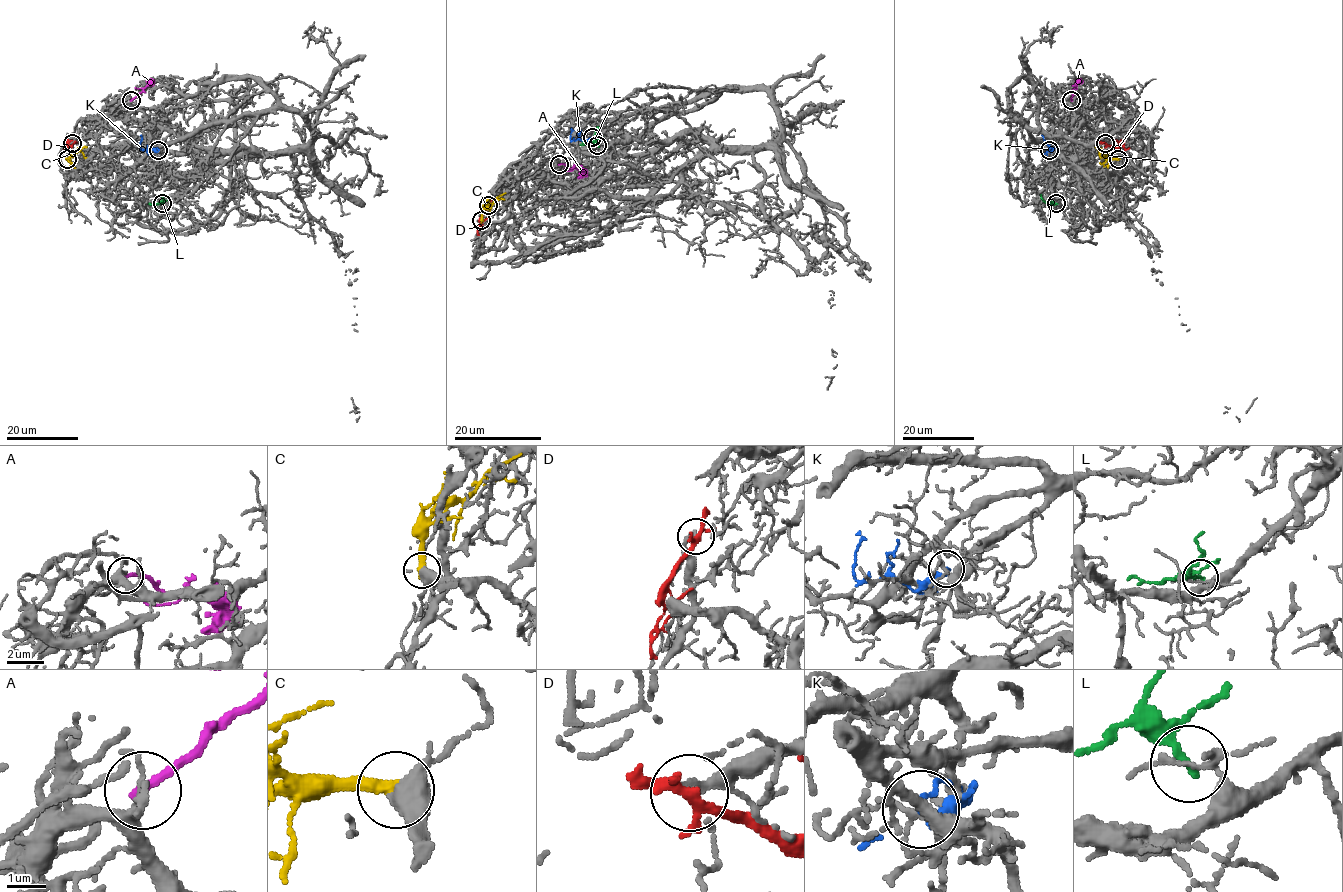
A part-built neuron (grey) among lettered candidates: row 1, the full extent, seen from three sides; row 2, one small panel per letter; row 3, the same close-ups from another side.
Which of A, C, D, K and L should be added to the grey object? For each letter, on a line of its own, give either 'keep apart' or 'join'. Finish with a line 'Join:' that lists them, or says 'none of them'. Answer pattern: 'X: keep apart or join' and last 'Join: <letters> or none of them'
A: keep apart
C: join
D: keep apart
K: keep apart
L: keep apart
Join: C

